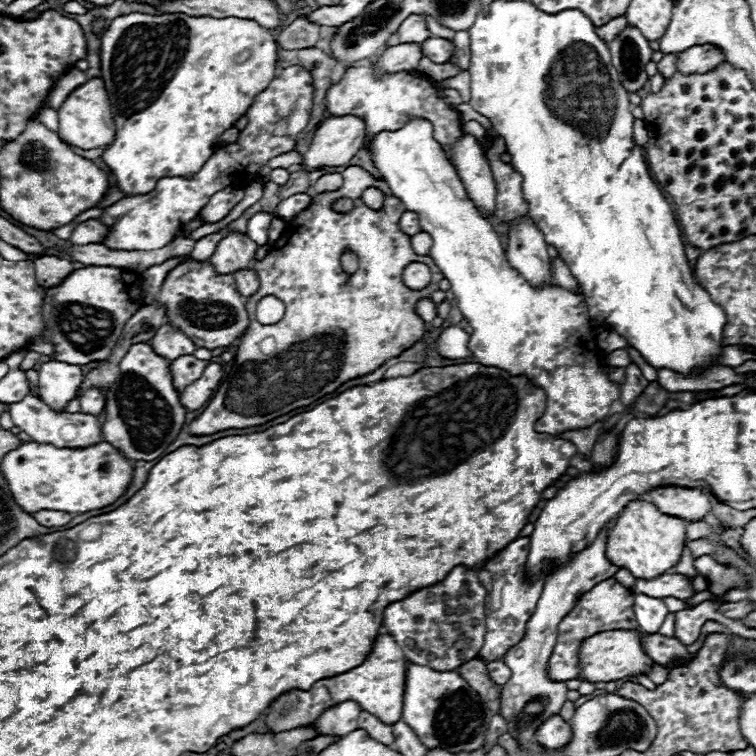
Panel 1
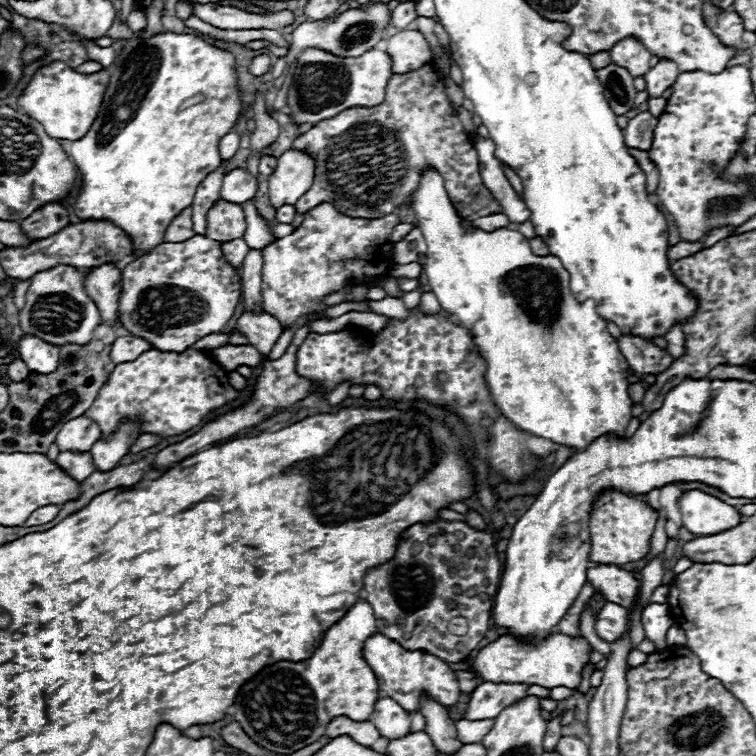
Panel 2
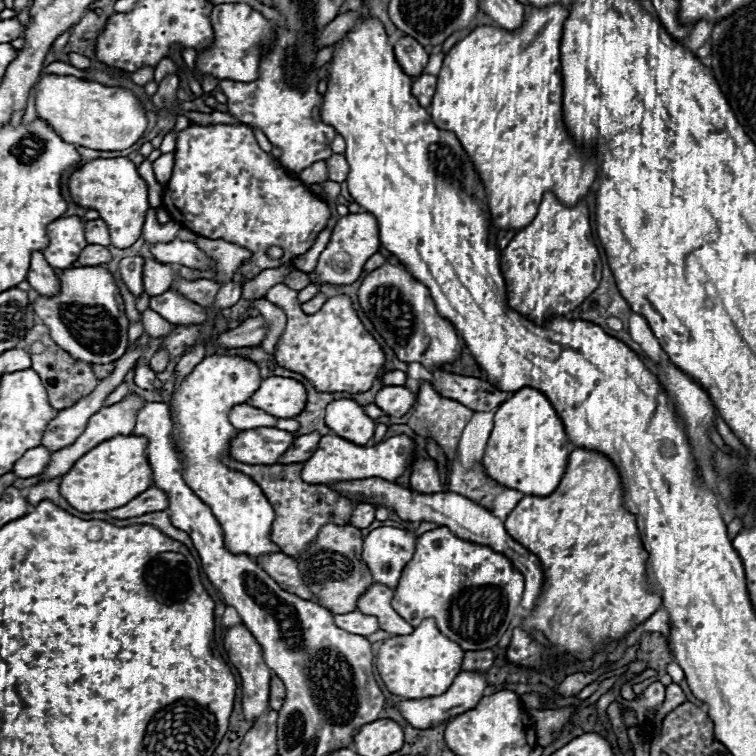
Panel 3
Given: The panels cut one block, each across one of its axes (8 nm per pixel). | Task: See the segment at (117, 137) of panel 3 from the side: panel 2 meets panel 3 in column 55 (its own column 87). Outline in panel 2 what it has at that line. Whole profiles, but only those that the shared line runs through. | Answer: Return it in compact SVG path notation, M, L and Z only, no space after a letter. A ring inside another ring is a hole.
M56 60L40 66L32 74L30 82L18 96L18 108L36 122L40 122L50 138L76 140L82 138L88 132L90 124L94 122L102 106L106 86L108 86L106 70L100 70L96 74L80 74L70 66L66 66L64 62Z

